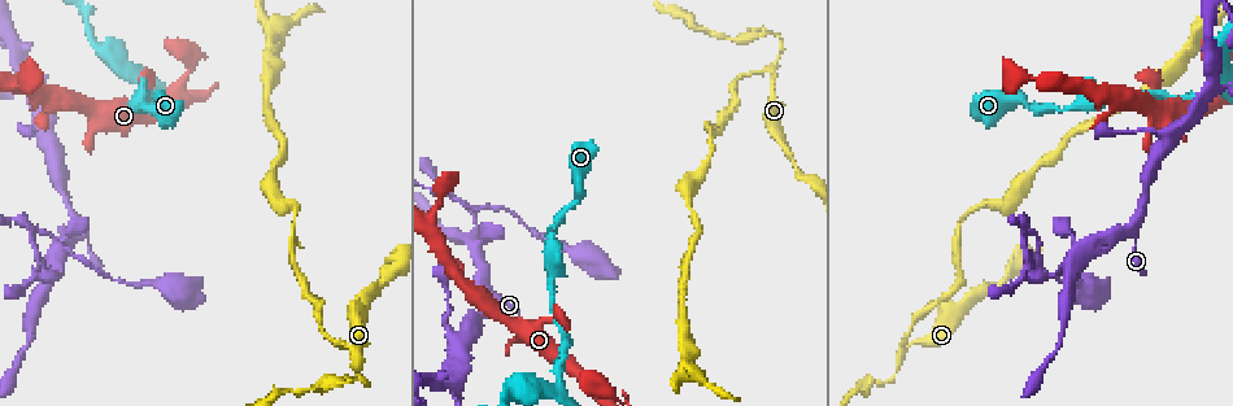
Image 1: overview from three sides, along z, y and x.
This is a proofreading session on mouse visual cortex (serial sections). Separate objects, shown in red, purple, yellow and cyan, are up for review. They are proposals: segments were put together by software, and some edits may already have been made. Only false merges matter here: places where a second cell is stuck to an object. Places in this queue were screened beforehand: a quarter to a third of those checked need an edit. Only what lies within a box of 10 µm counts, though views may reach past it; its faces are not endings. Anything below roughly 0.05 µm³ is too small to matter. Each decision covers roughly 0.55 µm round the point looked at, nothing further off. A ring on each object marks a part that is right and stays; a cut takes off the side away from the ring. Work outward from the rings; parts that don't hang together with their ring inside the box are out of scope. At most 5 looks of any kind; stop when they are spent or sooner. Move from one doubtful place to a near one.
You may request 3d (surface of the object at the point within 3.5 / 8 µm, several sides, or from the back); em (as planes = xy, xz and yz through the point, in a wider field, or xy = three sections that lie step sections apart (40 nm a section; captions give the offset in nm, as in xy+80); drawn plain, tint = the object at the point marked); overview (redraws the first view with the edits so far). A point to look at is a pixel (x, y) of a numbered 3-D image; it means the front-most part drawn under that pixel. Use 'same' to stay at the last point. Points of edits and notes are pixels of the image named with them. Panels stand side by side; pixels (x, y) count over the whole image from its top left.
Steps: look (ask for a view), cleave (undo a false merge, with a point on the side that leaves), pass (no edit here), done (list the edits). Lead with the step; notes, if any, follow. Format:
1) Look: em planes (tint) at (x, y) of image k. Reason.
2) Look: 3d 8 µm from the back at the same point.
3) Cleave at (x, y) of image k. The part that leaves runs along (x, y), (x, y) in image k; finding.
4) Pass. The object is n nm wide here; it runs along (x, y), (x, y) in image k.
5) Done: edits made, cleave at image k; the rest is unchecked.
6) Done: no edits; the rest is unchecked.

Look: 3d 3.5 µm at (559, 389) of image 1. Sharp bend.

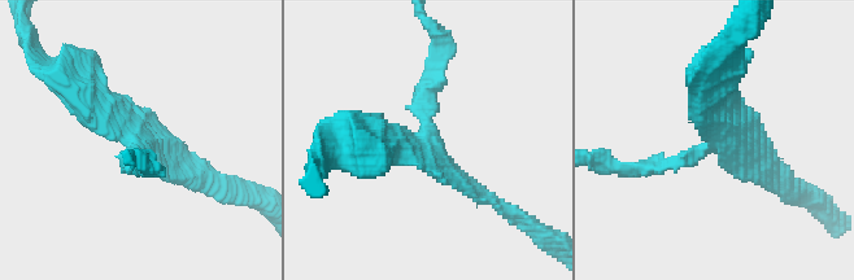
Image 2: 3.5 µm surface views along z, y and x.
Look: em xy step 1 (tint) at (428, 139) of image 2.

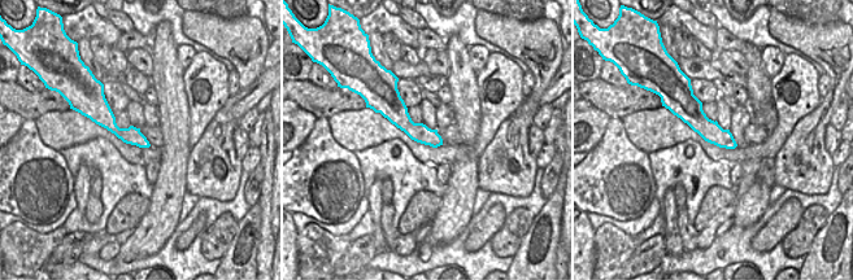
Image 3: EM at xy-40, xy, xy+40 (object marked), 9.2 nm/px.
Pass. It runs along (684, 92), (686, 105), (731, 145) in image 3; continuous, no second cell.

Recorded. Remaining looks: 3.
Look: 3d 3.5 µm at (1068, 270) of image 1.

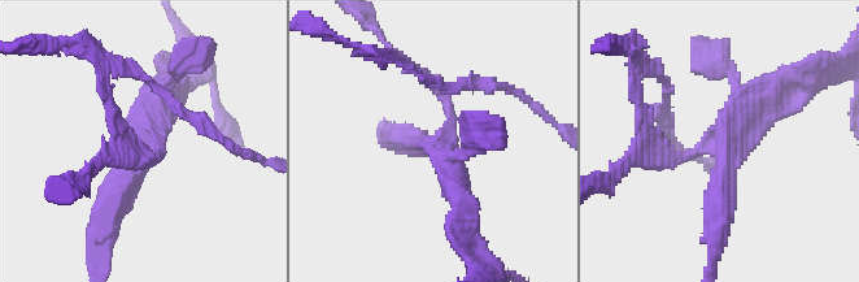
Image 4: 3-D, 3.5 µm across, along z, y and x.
Cleave at (657, 160) of image 4. The part that leaves runs along (448, 109), (444, 96), (404, 63) in image 4; a second cell is stuck on.

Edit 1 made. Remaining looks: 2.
Done: edits made, cleave at image 4; the rest is unchecked.

